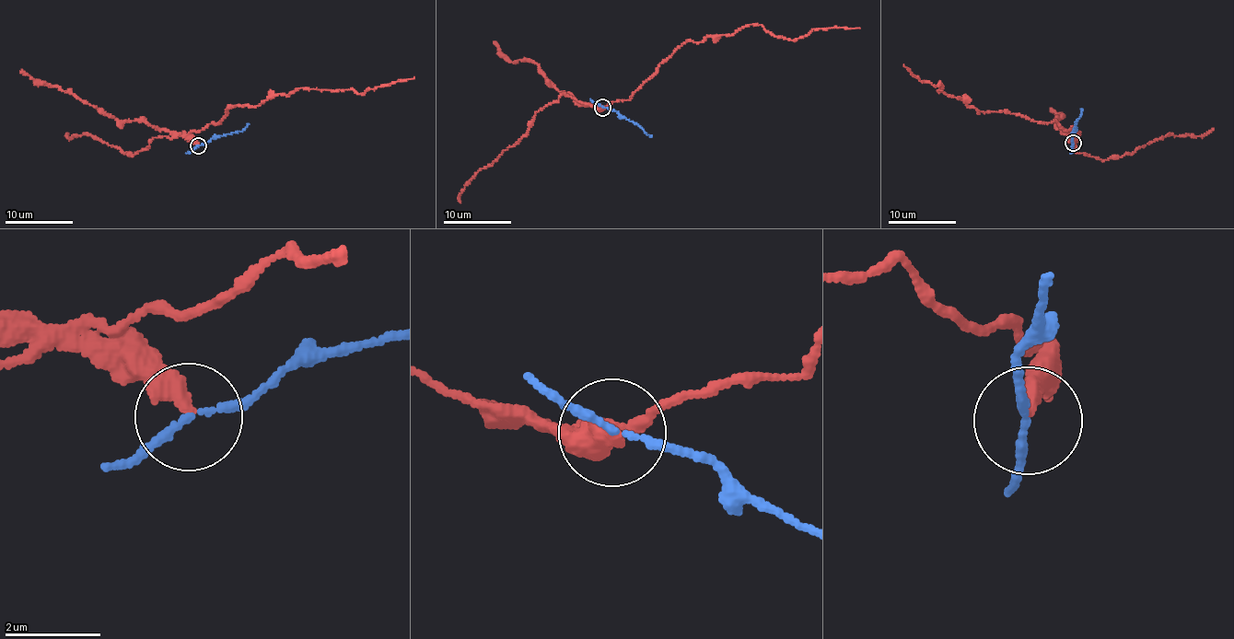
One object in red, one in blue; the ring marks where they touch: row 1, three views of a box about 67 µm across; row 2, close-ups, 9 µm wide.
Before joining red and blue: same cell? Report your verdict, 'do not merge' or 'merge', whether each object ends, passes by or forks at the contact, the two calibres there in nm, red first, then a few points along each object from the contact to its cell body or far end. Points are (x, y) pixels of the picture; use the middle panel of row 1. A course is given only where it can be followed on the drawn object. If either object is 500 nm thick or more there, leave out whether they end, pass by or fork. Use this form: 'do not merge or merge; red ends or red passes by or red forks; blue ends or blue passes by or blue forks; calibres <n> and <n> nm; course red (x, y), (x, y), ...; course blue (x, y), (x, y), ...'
do not merge; red ends; blue passes by; calibres 380 and 140 nm; course red (603, 108), (631, 98), (687, 40), (733, 35), (750, 24), (794, 40), (813, 29), (860, 28); course blue (603, 108), (613, 109), (652, 136)

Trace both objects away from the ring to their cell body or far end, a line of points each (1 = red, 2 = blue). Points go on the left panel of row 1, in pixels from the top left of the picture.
1: (198, 145), (190, 132), (222, 120), (234, 105), (261, 105), (300, 87), (354, 89), (358, 94), (414, 76)
2: (198, 145), (238, 133), (249, 123)

